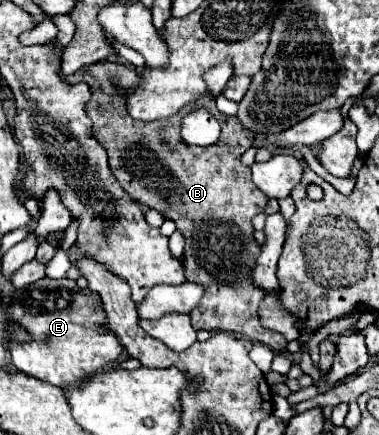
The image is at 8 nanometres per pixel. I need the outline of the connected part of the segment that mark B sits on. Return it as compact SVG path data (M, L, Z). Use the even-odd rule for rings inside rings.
M100 62L84 66L74 74L60 70L60 78L68 84L86 82L90 86L92 96L84 110L92 120L94 138L106 148L110 170L122 188L136 202L172 220L184 234L184 276L188 282L204 286L204 298L190 312L194 330L236 332L276 352L284 352L284 336L260 326L258 304L266 292L250 282L250 270L260 252L252 236L252 216L264 212L270 198L254 186L250 168L240 162L240 156L252 146L240 122L234 116L218 114L222 124L218 142L206 148L188 146L180 136L182 114L154 122L134 120L128 114L126 102L118 96L114 84L136 84L136 72L130 66Z

